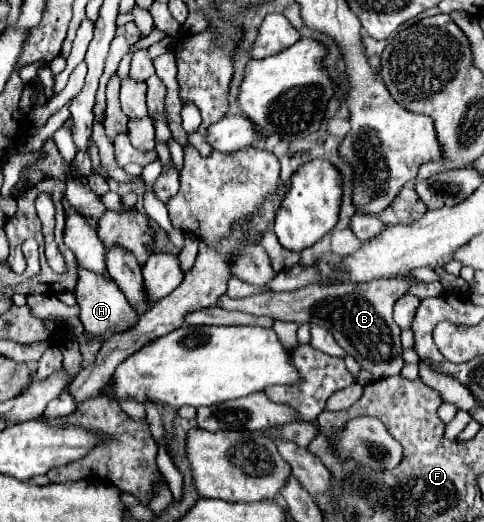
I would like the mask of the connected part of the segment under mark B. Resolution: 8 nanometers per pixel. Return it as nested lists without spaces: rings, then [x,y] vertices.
[[[372,280],[368,284],[310,284],[294,292],[264,292],[248,298],[232,300],[222,296],[218,306],[226,310],[238,310],[256,316],[272,316],[276,320],[288,322],[314,322],[330,330],[336,342],[350,354],[364,370],[368,370],[376,380],[400,374],[402,342],[400,328],[394,326],[392,306],[408,290],[408,280]]]

